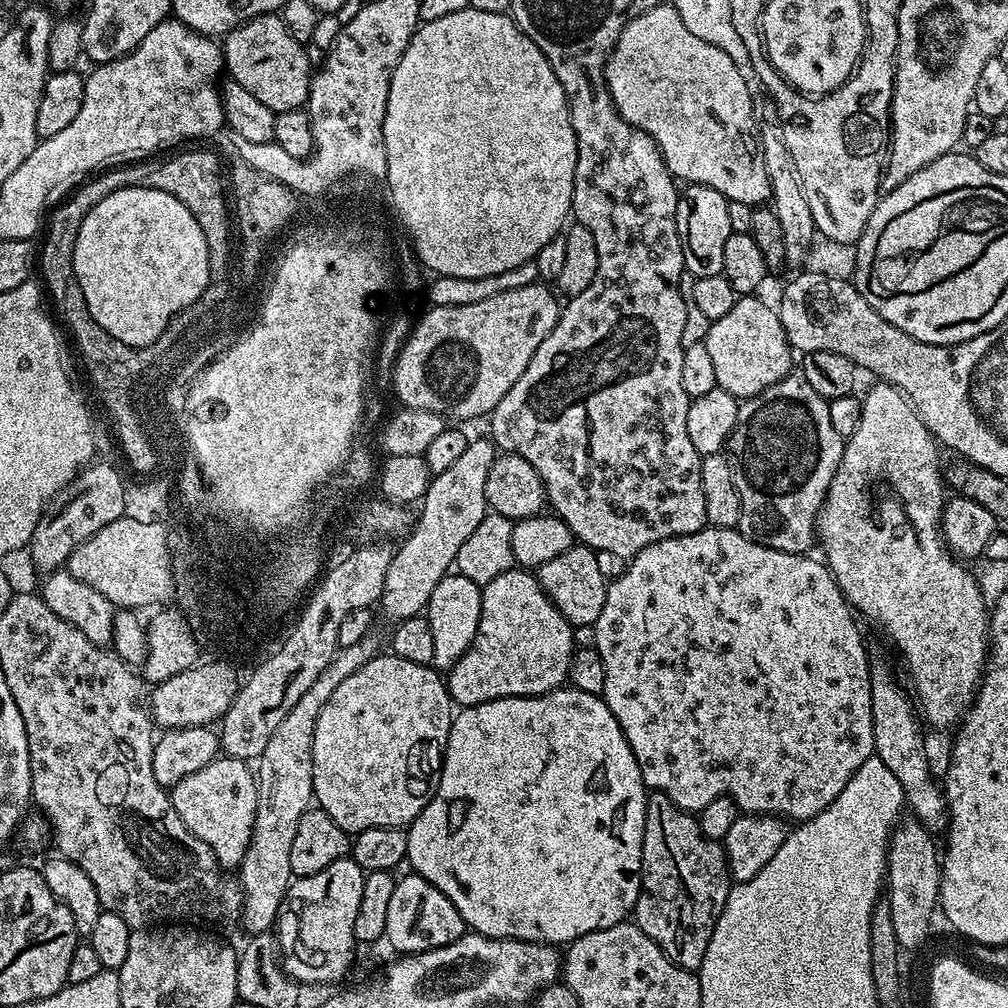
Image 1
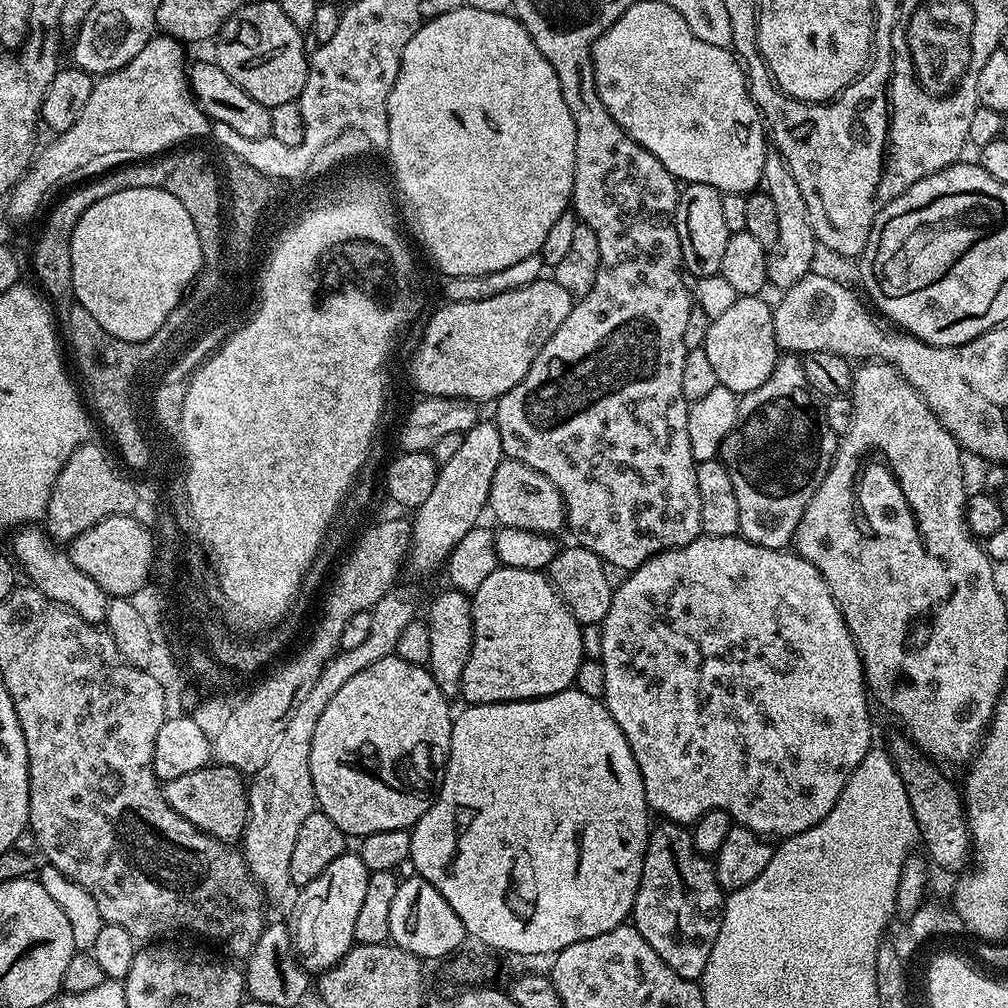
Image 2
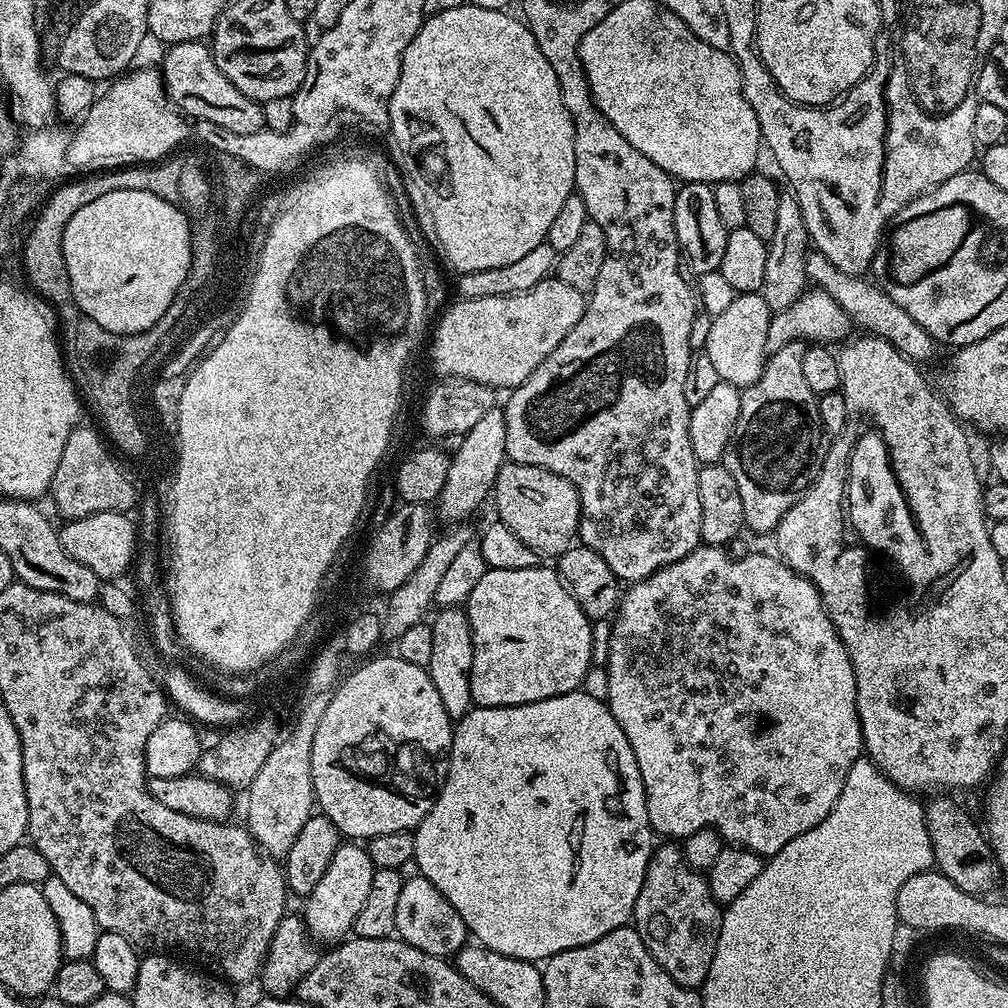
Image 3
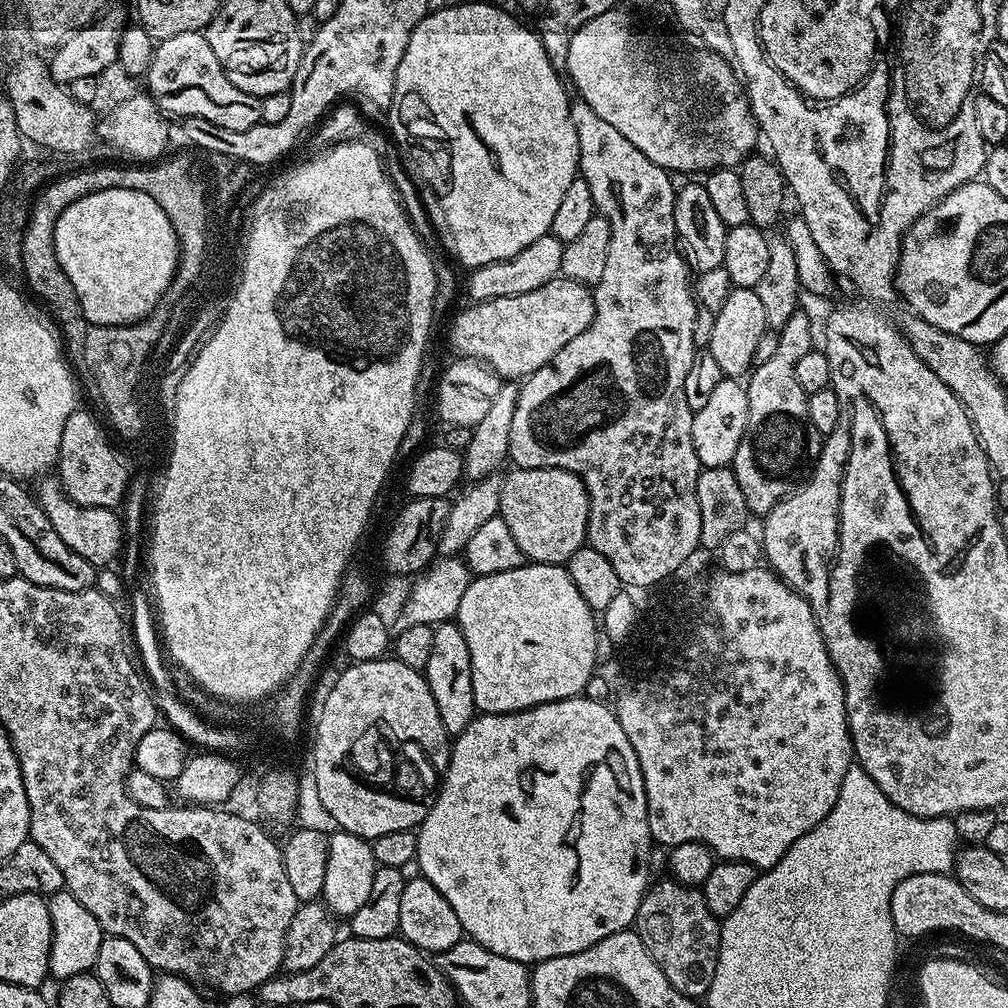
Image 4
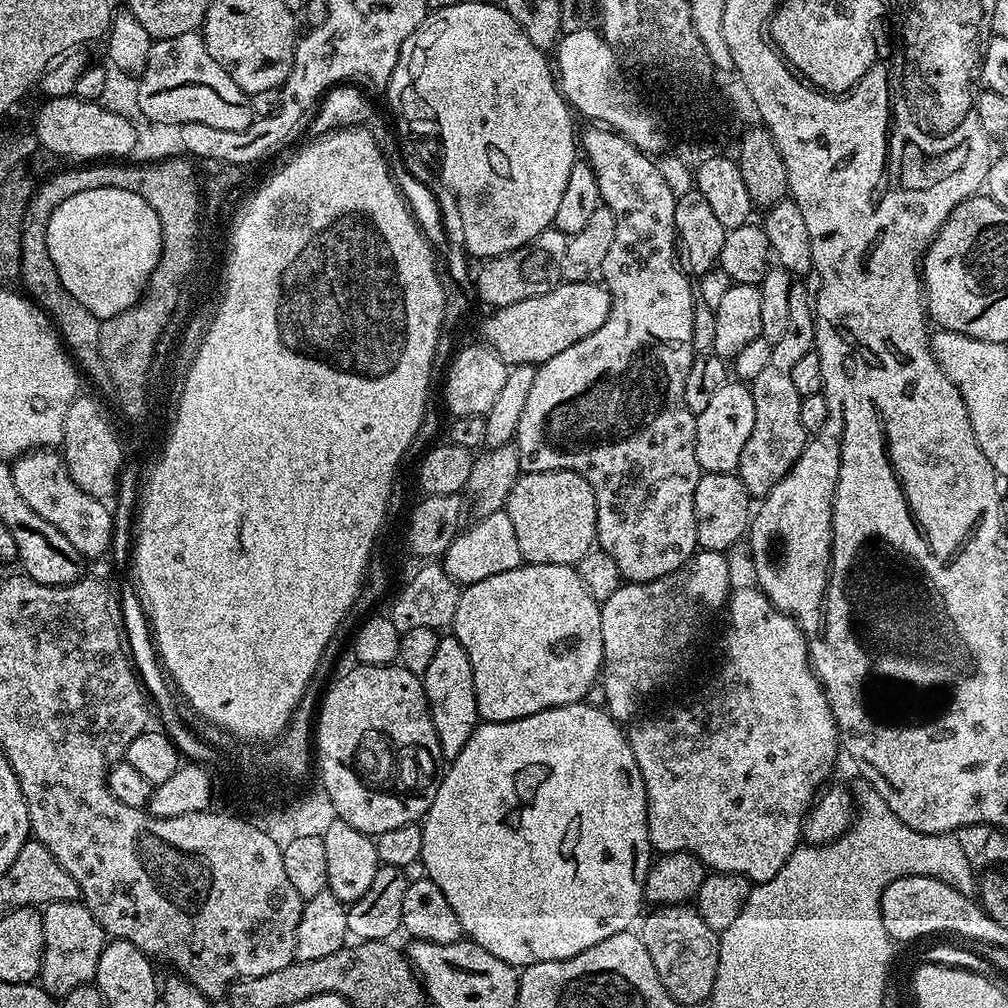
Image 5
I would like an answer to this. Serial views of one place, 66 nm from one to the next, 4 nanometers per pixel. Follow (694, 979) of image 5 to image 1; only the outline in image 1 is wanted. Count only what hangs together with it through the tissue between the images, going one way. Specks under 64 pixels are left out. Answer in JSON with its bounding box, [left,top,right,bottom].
[634,792,734,970]

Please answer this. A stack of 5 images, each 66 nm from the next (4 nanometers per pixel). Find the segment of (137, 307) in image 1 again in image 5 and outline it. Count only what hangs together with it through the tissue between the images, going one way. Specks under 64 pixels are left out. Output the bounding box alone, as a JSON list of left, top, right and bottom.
[46,189,162,316]

